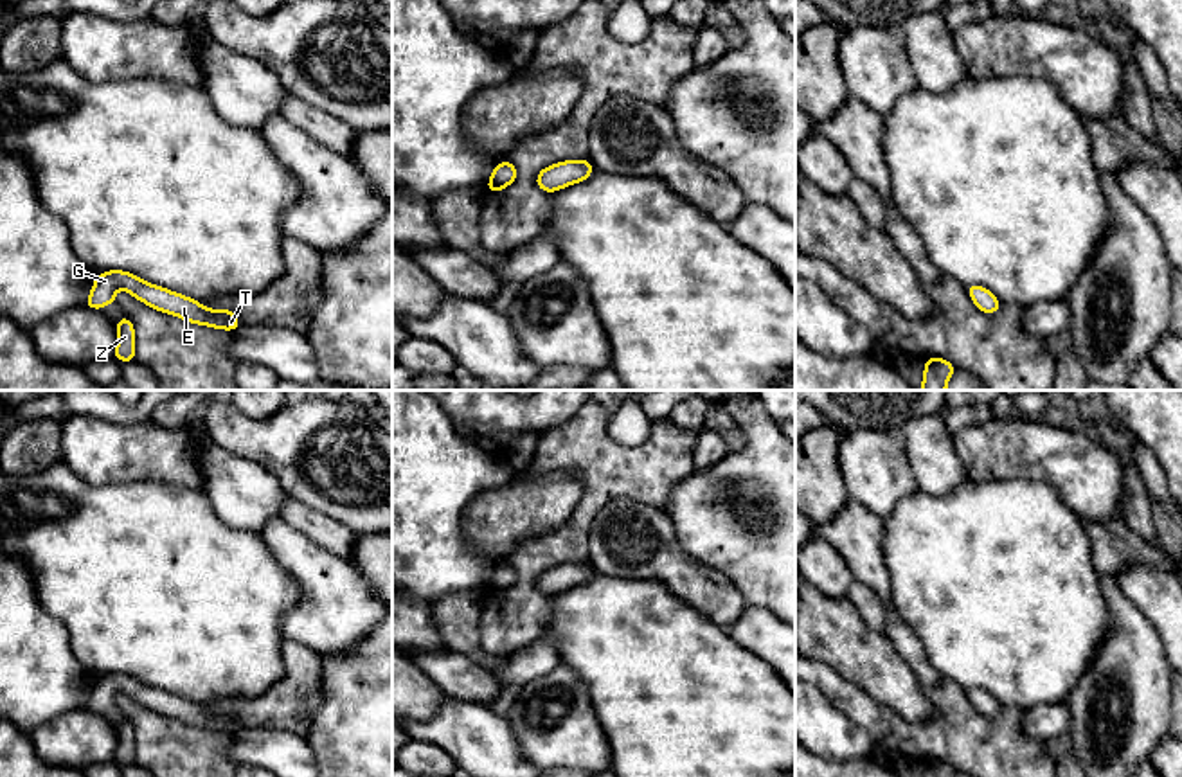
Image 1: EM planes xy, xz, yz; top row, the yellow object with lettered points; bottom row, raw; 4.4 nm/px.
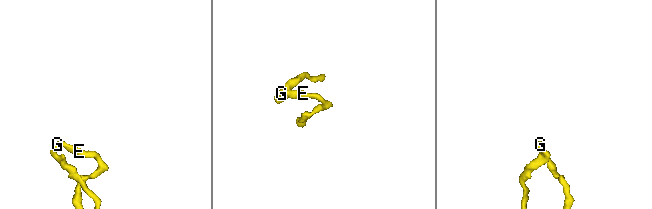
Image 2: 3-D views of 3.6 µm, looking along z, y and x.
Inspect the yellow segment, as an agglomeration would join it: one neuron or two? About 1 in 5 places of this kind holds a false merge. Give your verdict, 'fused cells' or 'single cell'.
single cell

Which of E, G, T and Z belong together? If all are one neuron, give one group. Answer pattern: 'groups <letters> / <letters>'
groups E G T Z

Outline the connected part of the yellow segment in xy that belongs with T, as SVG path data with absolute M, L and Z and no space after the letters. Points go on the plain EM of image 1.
M110 673L97 678L88 703L92 712L101 712L115 705L115 694L126 692L140 705L162 716L180 719L198 728L234 734L239 730L239 721L230 712L207 712L201 705L185 698L175 696L157 687L149 687L130 674Z

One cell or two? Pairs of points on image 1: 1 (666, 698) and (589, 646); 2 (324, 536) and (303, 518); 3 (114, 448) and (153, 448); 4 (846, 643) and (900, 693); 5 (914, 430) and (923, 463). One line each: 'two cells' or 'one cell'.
1: one cell
2: one cell
3: one cell
4: one cell
5: one cell

